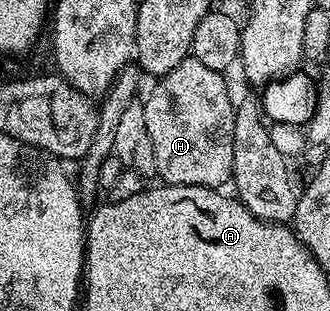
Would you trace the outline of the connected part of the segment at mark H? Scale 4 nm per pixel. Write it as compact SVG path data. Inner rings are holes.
M187 58L179 61L171 73L160 76L157 83L143 99L147 117L147 134L155 149L157 175L160 182L175 187L211 187L224 188L233 178L232 158L235 152L232 142L235 141L235 99L229 96L229 87L225 84L226 76L215 69L207 69L203 61Z

